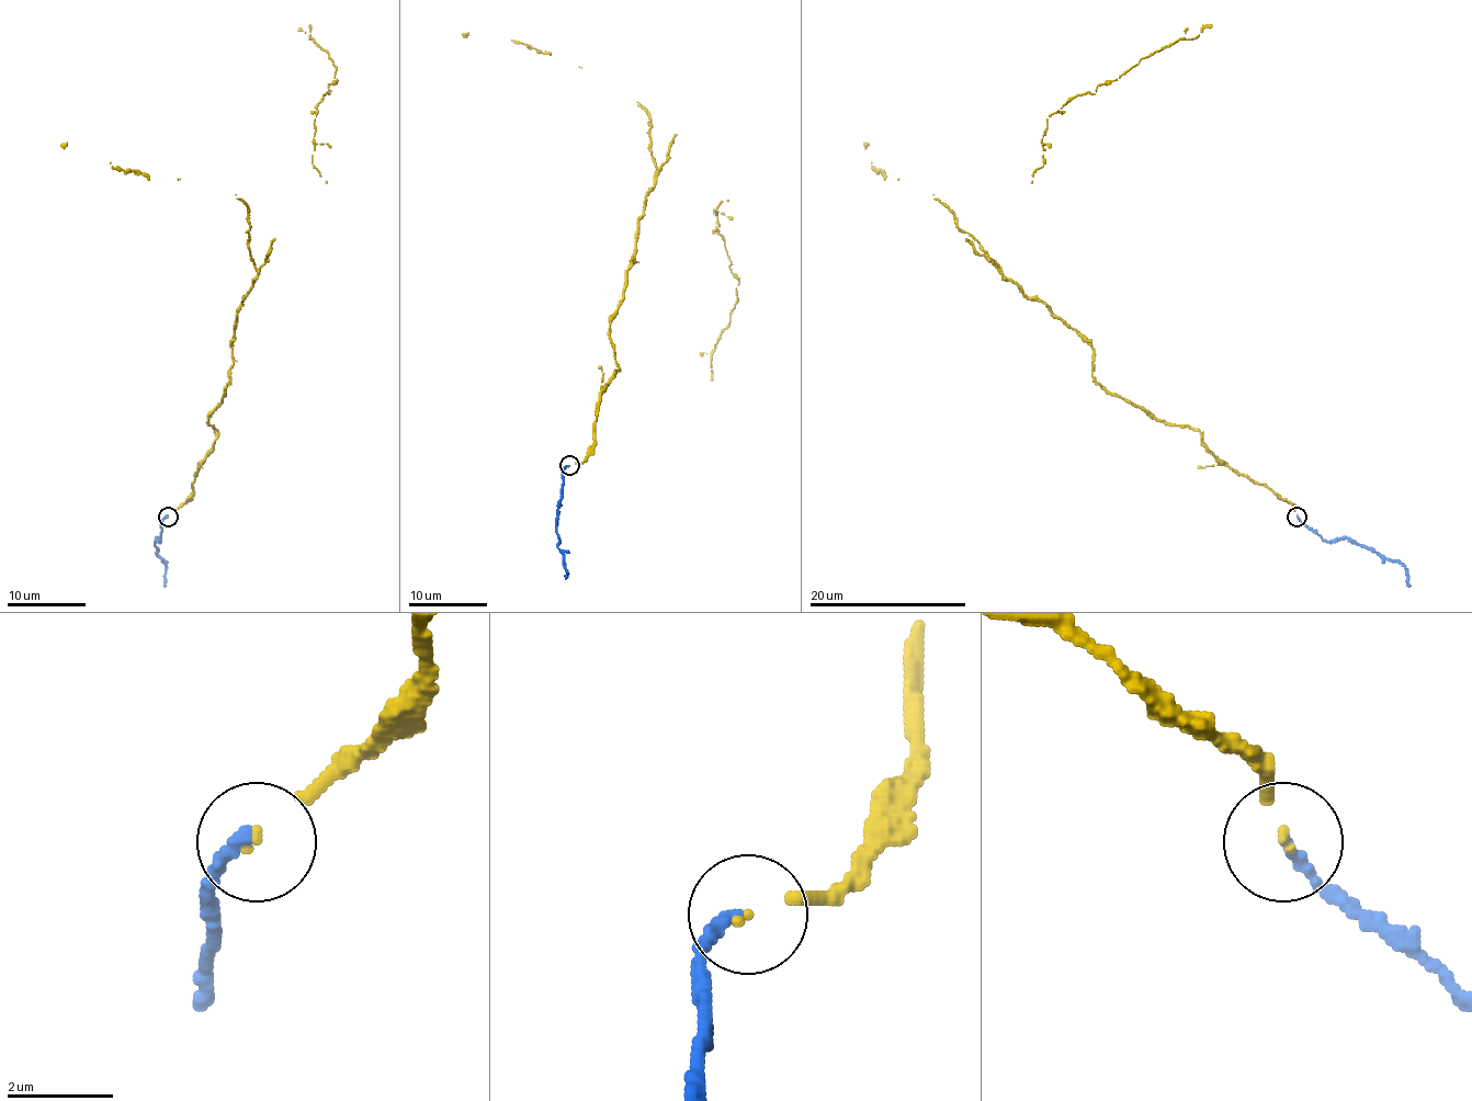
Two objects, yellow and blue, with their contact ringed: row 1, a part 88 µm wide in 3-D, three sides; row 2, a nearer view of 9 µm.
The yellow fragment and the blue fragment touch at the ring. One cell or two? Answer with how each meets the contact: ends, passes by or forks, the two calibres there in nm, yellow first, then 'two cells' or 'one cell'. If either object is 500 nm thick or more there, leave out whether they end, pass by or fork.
yellow ends | blue ends | 110/280 nm | one cell

